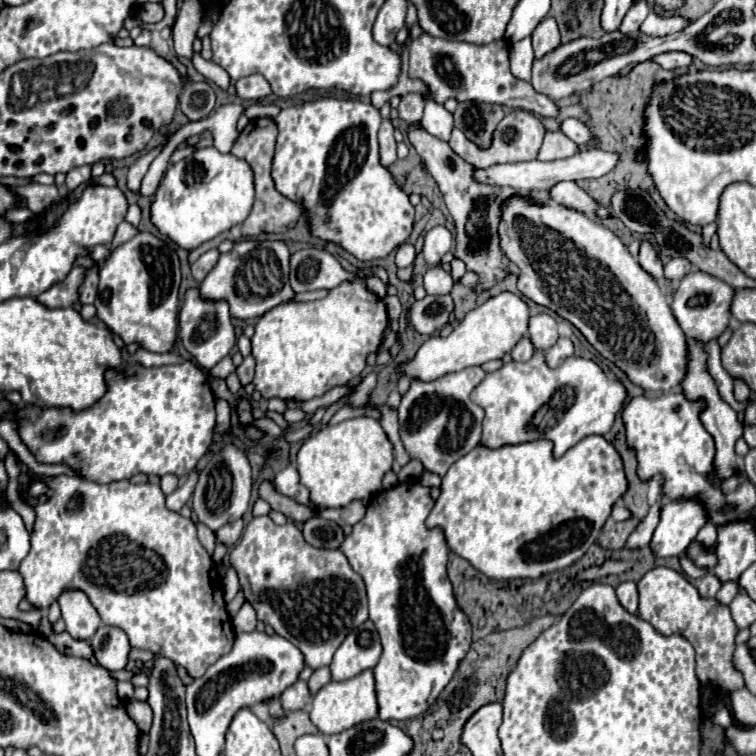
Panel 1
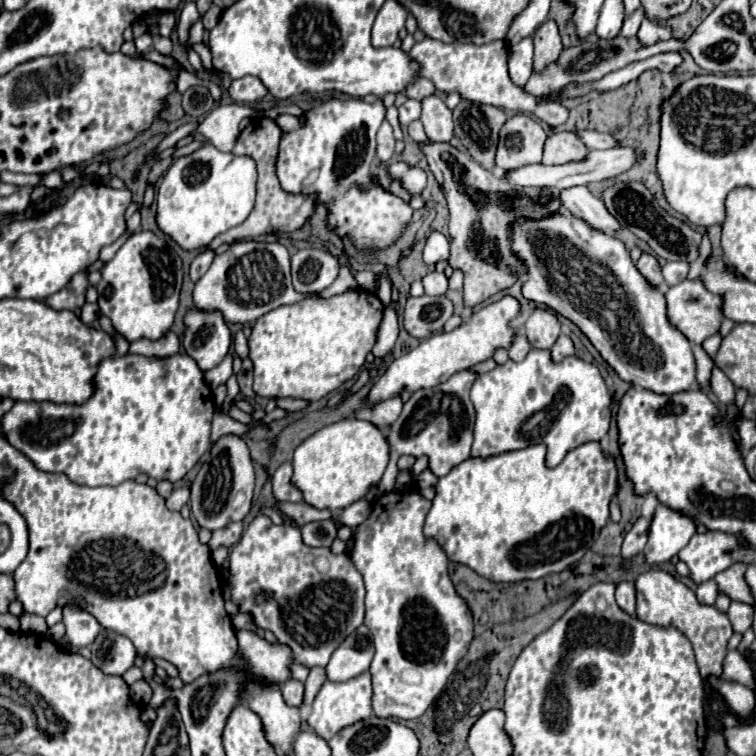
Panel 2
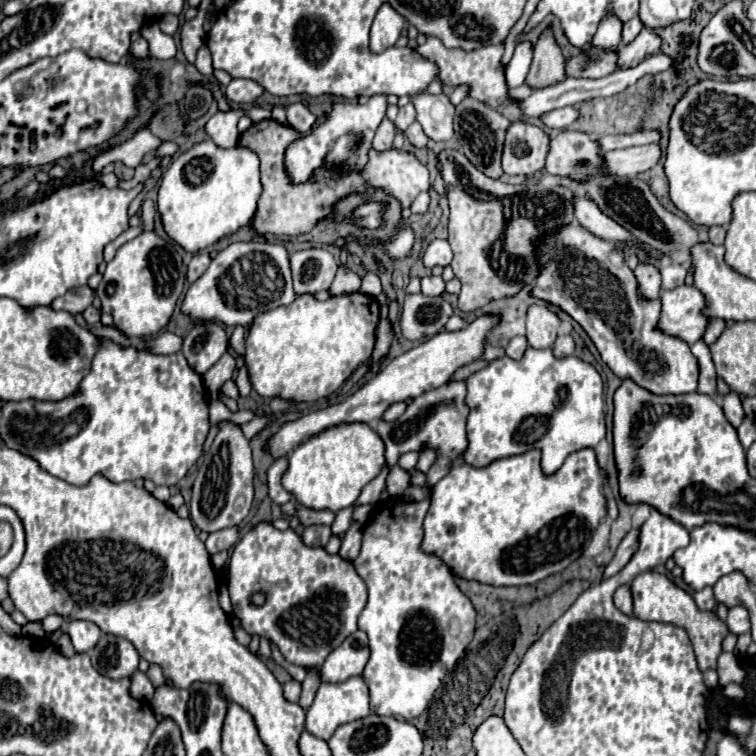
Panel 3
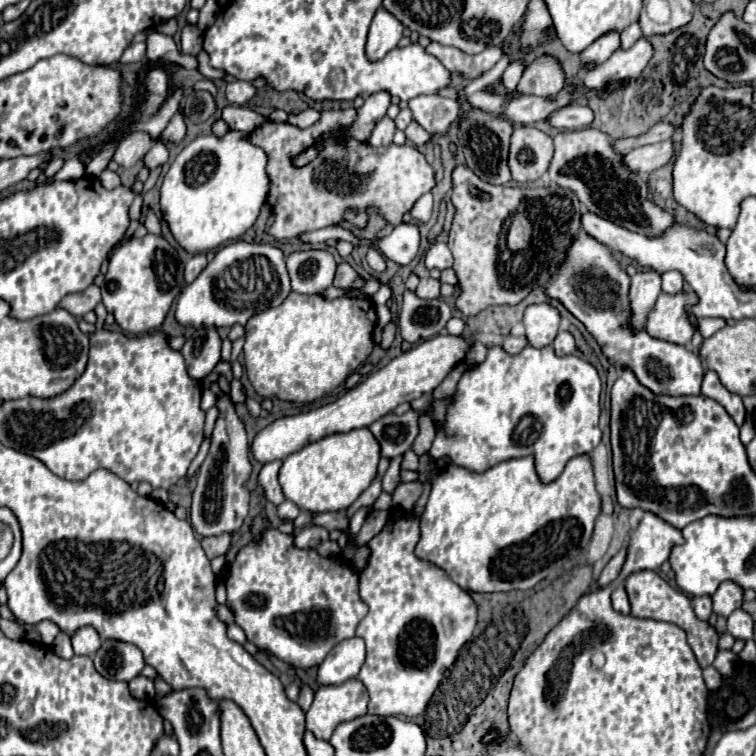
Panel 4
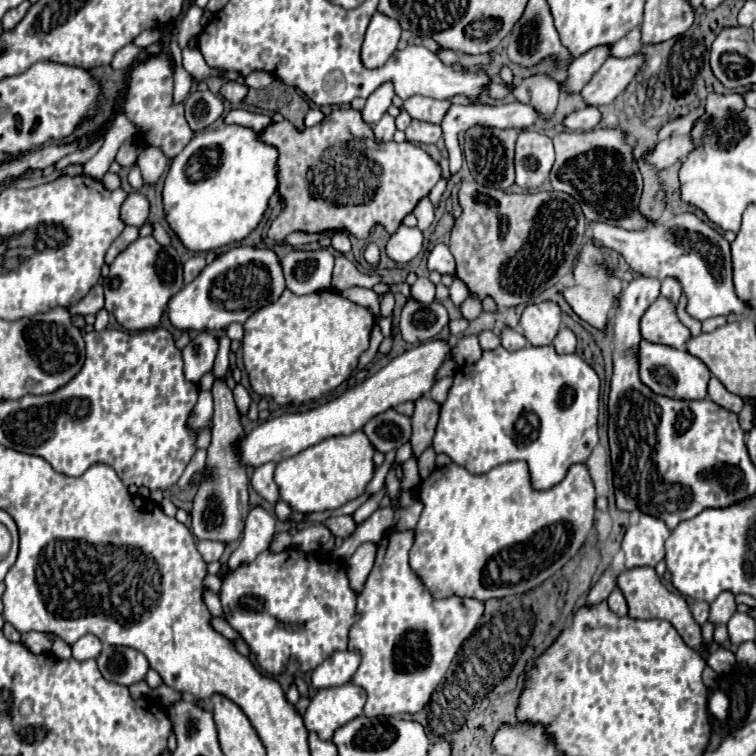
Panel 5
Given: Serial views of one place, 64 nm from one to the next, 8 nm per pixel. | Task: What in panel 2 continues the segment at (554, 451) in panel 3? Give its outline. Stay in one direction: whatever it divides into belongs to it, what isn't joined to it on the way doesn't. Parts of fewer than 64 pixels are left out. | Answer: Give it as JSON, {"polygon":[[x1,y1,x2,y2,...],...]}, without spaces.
{"polygon":[[532,348,530,354,522,362,508,360,506,364,498,364,494,370,480,374,476,384,470,390,470,400,476,408,476,440,472,446,472,456,494,456,508,450,526,448,536,442,544,442,548,446,548,466,560,464,568,450,588,442,588,440,602,440,602,436,610,428,612,418,612,404,614,394,606,386,600,370,594,364,588,364,576,356,568,356,560,364,552,364,548,350]]}

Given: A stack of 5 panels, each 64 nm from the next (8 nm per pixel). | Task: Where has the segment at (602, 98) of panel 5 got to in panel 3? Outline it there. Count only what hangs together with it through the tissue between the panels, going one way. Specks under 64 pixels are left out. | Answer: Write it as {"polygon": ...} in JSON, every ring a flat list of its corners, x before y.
{"polygon":[[642,28,642,32,636,36,634,42,620,48,618,66,620,68,630,68,632,64,638,64,646,56,656,54,660,50,660,42,662,42,660,36,652,28]]}

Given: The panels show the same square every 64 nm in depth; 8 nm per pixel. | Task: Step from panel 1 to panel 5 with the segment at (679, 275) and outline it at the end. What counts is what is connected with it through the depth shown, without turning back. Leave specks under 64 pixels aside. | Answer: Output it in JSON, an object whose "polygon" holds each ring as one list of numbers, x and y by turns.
{"polygon":[[664,278,662,280,662,292,660,292,664,298,670,298,672,302,678,302,680,296,682,296,682,286,676,278]]}

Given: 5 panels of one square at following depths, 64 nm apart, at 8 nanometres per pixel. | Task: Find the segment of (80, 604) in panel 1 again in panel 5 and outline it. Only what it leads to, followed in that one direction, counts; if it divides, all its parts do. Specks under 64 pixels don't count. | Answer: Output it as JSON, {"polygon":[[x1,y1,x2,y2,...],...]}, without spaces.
{"polygon":[[84,634,74,642,72,656,76,660,88,660,88,658,96,658,100,650,102,650,102,642,94,634]]}

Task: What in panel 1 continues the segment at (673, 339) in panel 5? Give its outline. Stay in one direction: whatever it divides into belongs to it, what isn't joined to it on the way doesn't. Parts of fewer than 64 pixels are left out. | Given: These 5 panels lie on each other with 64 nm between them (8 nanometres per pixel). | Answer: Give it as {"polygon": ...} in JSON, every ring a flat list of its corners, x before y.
{"polygon":[[694,270,680,280,680,284,676,288,676,296,672,298,672,312,674,312,680,328,686,332,686,336,688,336,688,332,696,332,696,336,700,336,700,340,710,342,710,340,716,340,730,326,730,318,732,318,730,306,732,306,734,294,736,294,734,288,728,286,726,282,714,278,706,272]]}

